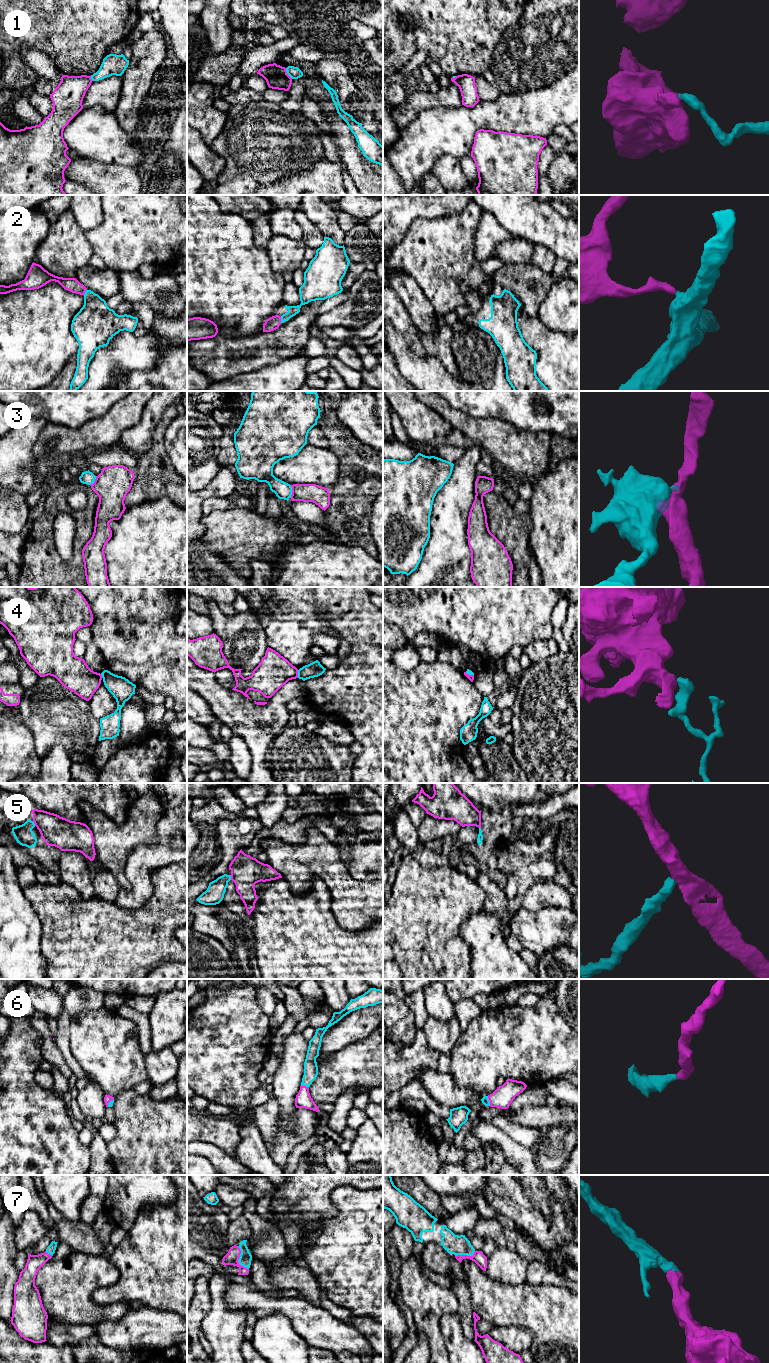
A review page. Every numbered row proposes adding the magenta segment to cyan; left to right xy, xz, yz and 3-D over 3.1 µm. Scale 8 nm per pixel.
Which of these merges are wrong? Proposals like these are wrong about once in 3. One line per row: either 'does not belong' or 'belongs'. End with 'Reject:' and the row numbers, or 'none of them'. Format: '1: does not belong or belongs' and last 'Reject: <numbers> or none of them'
1: does not belong
2: belongs
3: does not belong
4: does not belong
5: does not belong
6: belongs
7: belongs
Reject: 1, 3, 4, 5

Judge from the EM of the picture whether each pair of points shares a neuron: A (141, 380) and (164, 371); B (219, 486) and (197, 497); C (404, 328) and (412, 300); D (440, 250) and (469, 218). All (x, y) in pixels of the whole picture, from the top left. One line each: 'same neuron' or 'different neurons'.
A: same neuron
B: same neuron
C: different neurons
D: same neuron

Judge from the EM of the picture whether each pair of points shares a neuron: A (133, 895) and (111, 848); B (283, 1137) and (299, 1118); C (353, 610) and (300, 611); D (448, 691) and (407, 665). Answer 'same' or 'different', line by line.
A: different
B: same
C: same
D: different

